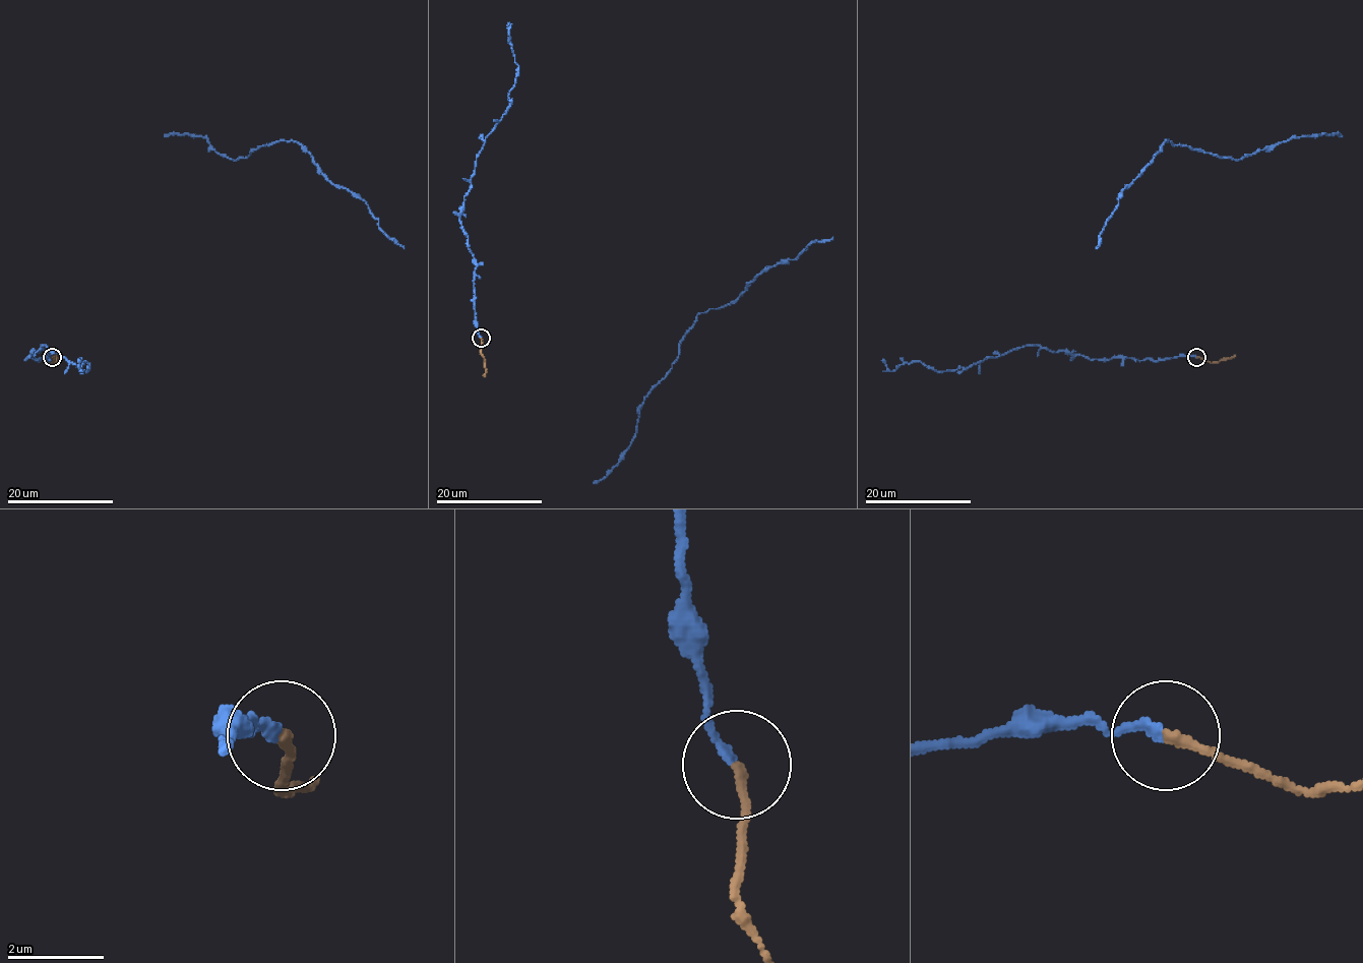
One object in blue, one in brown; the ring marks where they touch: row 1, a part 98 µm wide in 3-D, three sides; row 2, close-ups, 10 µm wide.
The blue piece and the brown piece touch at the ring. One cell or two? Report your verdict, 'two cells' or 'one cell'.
one cell

